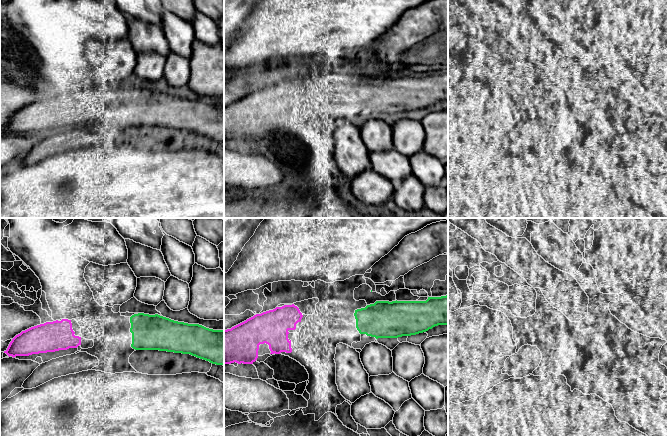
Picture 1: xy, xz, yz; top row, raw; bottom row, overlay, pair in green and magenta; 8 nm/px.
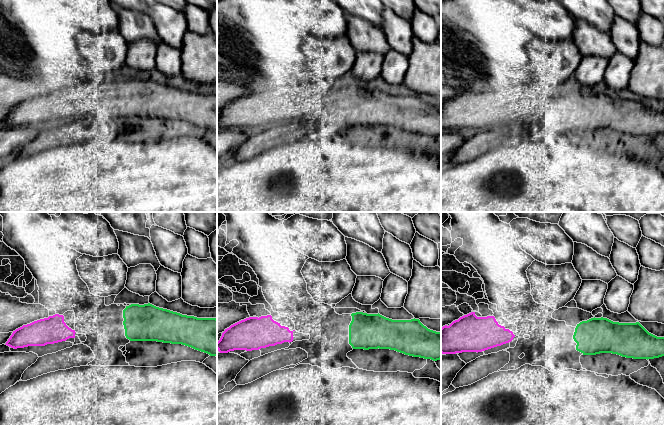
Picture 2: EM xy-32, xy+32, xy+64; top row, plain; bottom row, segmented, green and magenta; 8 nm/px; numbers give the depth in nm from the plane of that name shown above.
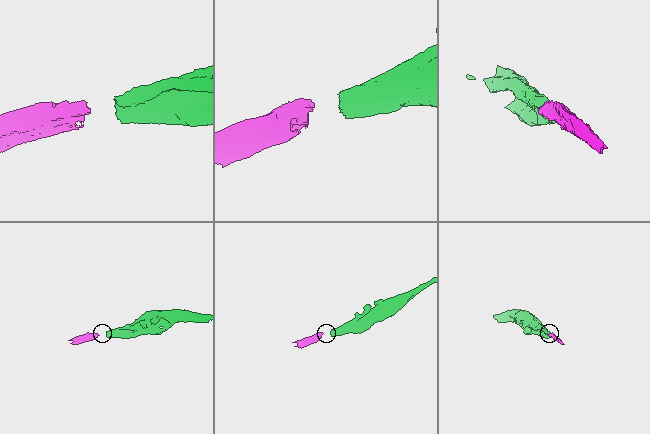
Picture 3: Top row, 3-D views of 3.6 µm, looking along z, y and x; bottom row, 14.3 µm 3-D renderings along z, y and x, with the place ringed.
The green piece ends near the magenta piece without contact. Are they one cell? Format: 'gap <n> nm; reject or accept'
gap 400 nm; accept

